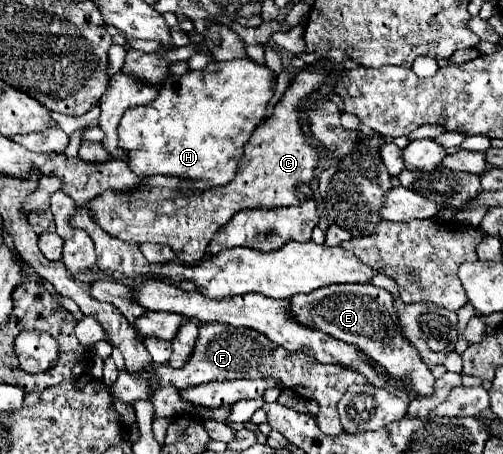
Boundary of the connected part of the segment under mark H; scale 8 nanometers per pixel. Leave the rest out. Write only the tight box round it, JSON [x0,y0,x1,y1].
[119,59,273,193]

